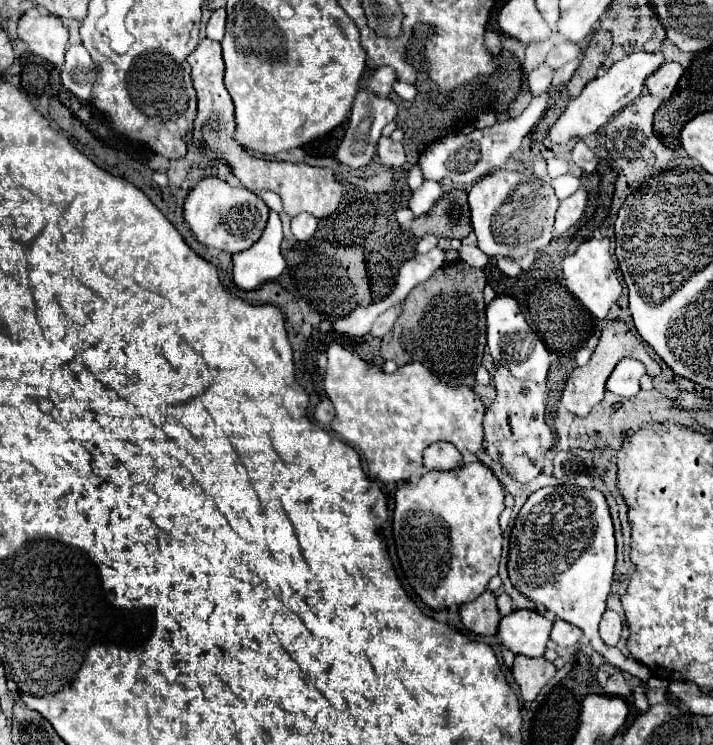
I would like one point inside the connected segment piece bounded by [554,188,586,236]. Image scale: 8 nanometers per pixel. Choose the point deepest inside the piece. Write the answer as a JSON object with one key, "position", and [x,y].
{"position":[571,209]}

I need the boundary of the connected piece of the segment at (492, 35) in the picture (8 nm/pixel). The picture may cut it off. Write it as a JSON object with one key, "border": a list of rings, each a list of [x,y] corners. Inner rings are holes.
{"border":[[[486,30],[484,32],[484,42],[486,42],[486,48],[492,52],[492,54],[500,54],[502,46],[500,46],[500,38],[494,30]]]}

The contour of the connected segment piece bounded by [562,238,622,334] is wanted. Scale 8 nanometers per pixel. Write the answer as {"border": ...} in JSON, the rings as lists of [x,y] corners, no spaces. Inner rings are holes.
{"border":[[[592,238],[582,242],[572,256],[566,256],[562,260],[562,270],[564,270],[564,286],[568,292],[580,300],[580,304],[594,316],[594,334],[598,330],[598,324],[606,318],[610,306],[618,300],[622,292],[622,284],[616,274],[616,264],[612,262],[610,256],[610,240],[608,238]]]}

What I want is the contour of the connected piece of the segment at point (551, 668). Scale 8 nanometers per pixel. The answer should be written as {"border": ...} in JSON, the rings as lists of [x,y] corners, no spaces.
{"border":[[[516,656],[512,672],[520,686],[522,698],[526,702],[532,702],[538,696],[538,692],[542,690],[542,686],[546,686],[552,680],[552,676],[556,674],[556,666],[552,662],[548,662],[544,656],[540,656],[540,658]]]}

